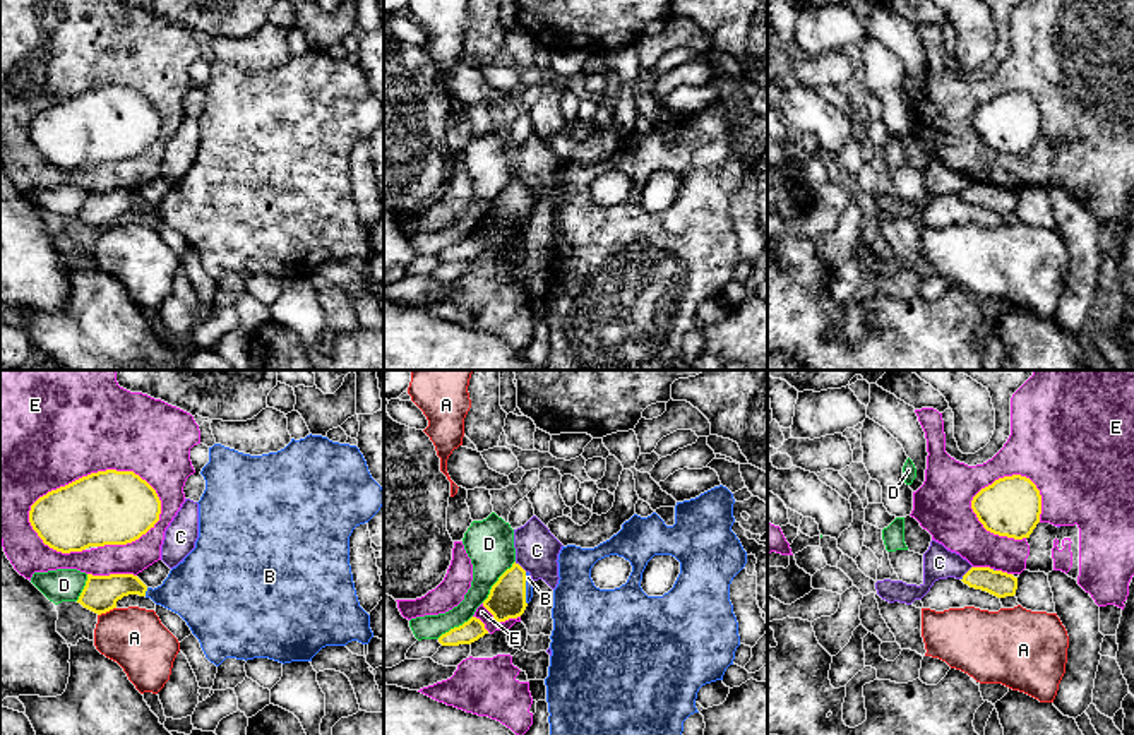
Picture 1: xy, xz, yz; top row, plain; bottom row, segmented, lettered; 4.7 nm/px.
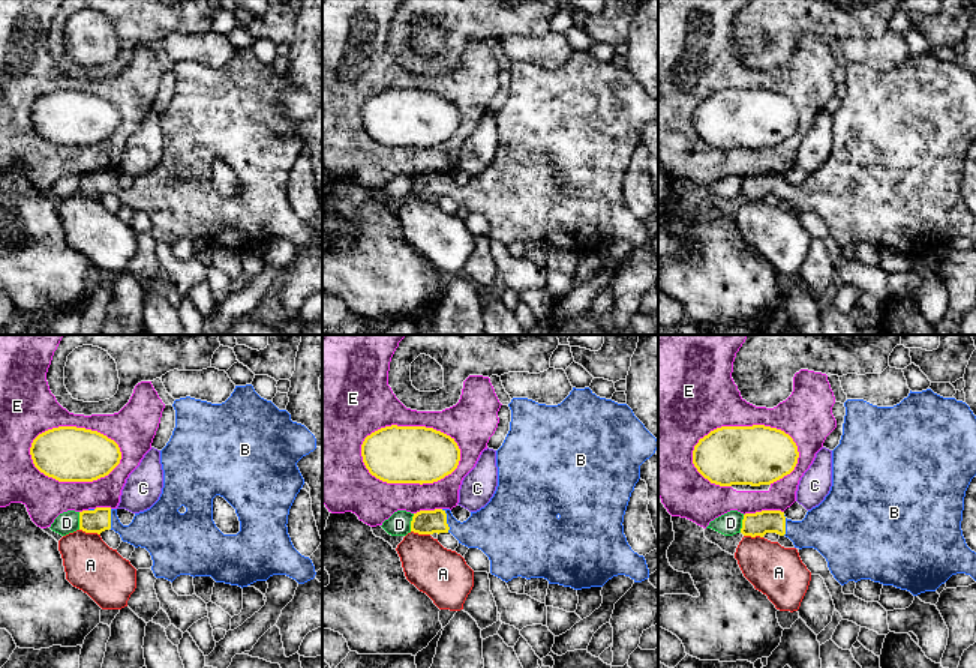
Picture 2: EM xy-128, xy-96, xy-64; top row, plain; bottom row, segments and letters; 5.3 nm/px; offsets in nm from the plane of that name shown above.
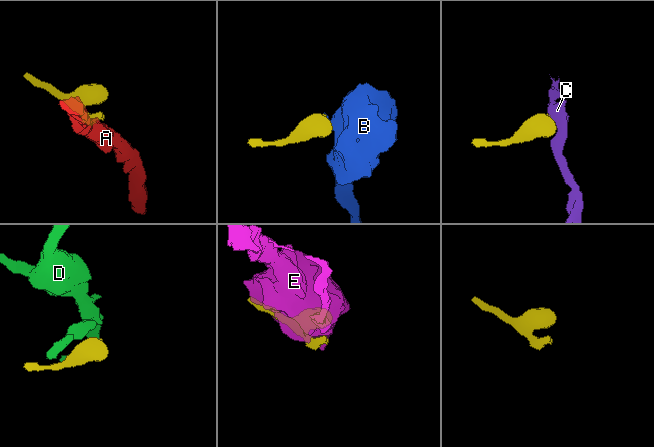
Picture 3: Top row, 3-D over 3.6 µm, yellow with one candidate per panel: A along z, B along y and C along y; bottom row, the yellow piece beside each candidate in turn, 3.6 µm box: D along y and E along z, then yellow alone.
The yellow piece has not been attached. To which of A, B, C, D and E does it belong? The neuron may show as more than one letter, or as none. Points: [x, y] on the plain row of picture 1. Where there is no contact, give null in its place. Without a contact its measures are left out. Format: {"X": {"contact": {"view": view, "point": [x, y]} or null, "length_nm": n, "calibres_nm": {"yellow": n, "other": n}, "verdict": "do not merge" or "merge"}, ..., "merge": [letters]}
{"A": {"contact": {"view": "xy", "point": [107, 227]}, "length_nm": 100, "calibres_nm": {"yellow": 170, "other": 280}, "verdict": "do not merge"}, "B": {"contact": {"view": "xz", "point": [525, 204]}, "length_nm": 150, "calibres_nm": {"yellow": 180, "other": 30}, "verdict": "merge"}, "C": {"contact": {"view": "xz", "point": [519, 182]}, "length_nm": 80, "calibres_nm": {"yellow": 180, "other": 200}, "verdict": "do not merge"}, "D": {"contact": {"view": "xz", "point": [497, 197]}, "length_nm": 260, "calibres_nm": {"yellow": 180, "other": 220}, "verdict": "do not merge"}, "E": {"contact": {"view": "xy", "point": [91, 89]}, "length_nm": 650, "calibres_nm": {"yellow": 360, "other": 480}, "verdict": "do not merge"}, "merge": ["B"]}

